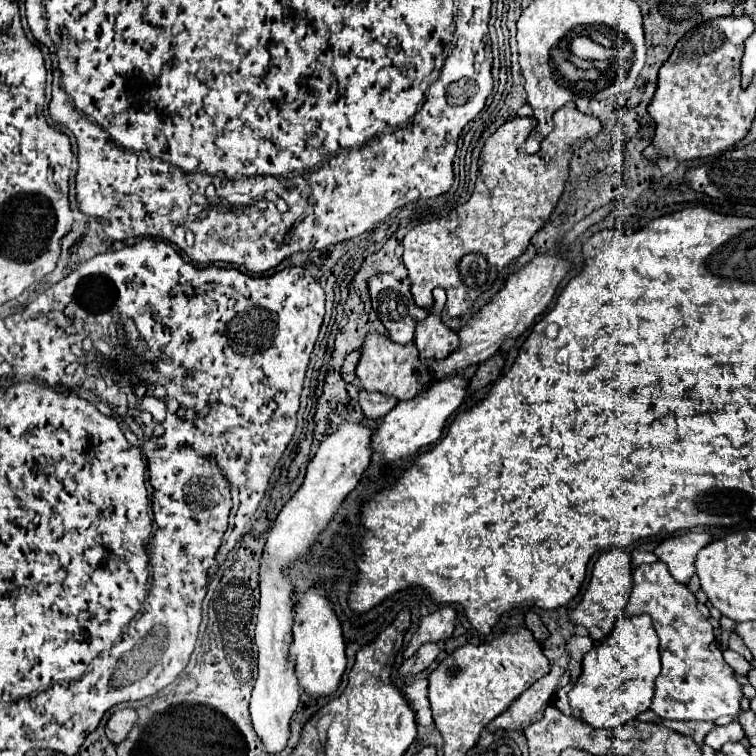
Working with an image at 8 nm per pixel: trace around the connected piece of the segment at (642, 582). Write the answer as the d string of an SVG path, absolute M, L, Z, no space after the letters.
M664 563L640 565L632 571L632 591L624 613L626 617L648 613L660 637L662 671L656 679L656 695L650 709L662 719L676 721L714 721L722 715L738 717L742 711L742 685L724 661L712 625L700 615L696 603L696 597L670 575Z

